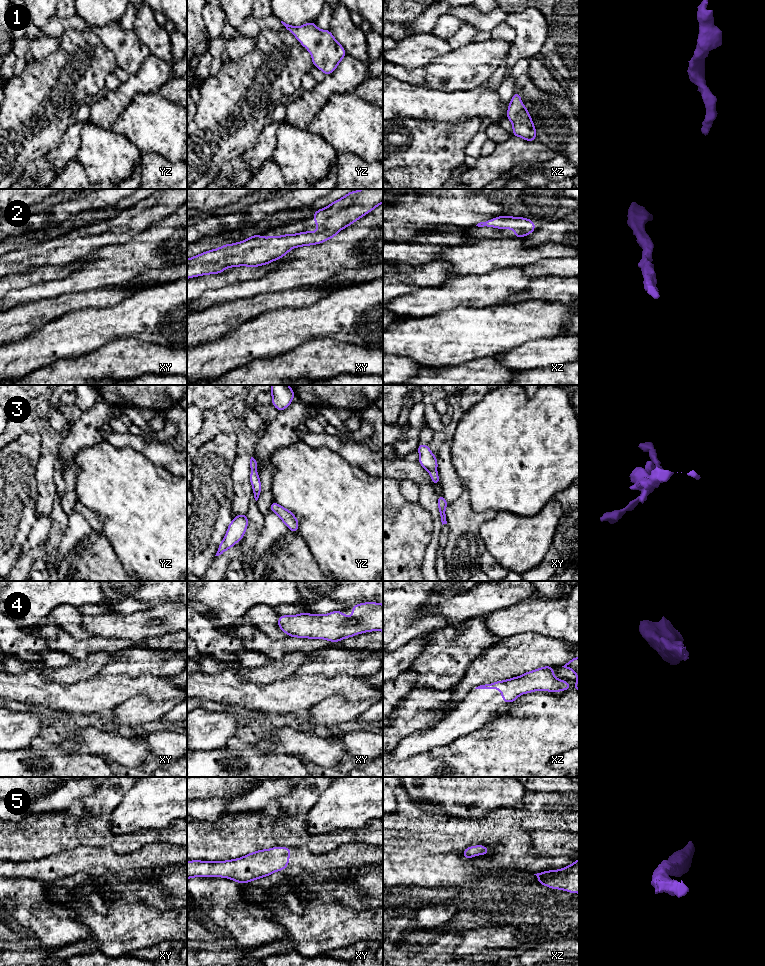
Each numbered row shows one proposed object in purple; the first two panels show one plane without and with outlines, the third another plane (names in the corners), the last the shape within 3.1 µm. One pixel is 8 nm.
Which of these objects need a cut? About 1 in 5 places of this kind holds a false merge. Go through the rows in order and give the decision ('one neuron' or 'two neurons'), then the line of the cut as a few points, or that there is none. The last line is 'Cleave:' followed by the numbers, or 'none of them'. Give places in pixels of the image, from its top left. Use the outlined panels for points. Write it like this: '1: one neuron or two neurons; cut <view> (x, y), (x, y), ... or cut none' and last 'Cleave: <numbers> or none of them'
1: one neuron; cut none
2: one neuron; cut none
3: one neuron; cut none
4: one neuron; cut none
5: one neuron; cut none
Cleave: none of them

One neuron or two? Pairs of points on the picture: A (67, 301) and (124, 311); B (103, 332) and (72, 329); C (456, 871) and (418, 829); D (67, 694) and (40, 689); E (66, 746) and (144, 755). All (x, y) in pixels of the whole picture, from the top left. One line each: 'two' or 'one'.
A: two
B: one
C: one
D: one
E: one

